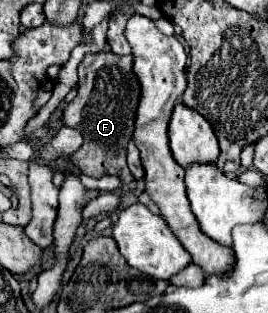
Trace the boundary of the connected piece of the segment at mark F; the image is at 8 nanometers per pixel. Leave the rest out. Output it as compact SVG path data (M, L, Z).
M113 52L85 56L79 66L79 92L63 110L63 124L83 134L81 148L71 156L71 162L83 174L93 178L115 174L123 184L133 182L127 166L127 144L133 140L139 100L141 86L133 72L133 56L117 56Z

